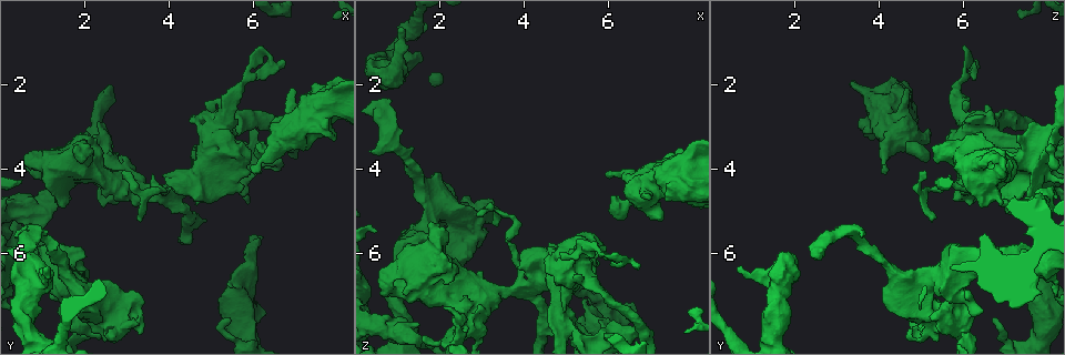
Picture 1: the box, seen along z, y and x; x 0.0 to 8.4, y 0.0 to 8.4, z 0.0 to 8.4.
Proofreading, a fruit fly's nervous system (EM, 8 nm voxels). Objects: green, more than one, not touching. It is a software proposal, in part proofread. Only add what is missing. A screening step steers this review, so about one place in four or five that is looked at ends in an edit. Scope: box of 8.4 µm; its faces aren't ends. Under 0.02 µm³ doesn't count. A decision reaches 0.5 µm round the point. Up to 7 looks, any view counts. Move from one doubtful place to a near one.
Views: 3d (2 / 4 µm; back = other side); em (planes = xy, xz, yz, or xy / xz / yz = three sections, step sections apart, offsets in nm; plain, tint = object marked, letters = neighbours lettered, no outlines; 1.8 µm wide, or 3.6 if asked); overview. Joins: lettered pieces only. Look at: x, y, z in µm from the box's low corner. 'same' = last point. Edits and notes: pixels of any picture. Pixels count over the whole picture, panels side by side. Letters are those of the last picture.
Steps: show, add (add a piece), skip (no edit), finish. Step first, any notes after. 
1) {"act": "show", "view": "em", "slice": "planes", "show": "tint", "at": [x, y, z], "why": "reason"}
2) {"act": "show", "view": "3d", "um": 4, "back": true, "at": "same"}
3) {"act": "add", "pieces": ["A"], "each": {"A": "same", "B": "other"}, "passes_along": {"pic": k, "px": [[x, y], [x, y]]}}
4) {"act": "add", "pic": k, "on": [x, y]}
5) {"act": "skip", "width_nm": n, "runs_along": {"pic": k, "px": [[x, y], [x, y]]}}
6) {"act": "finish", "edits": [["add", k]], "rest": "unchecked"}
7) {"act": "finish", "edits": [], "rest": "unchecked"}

{"act": "show", "view": "em", "slice": "planes", "show": "letters", "at": [2.65, 7.90, 4.75], "why": "touches itself"}

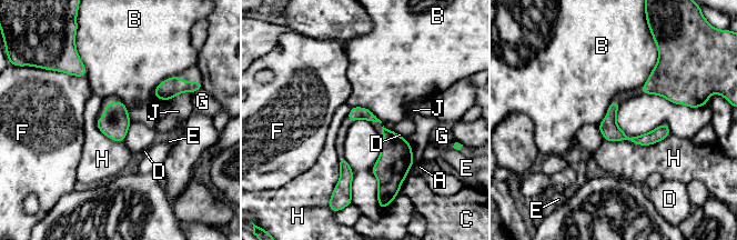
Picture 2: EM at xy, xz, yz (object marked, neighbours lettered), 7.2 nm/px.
{"act": "skip", "each": {"A": "other", "B": "other", "C": "other", "D": "other", "E": "other", "F": "other", "G": "other", "H": "other", "J": "other"}, "runs_along": {"pic": 2, "px": [[602, 126], [629, 139], [666, 132]]}, "found": "none of them fits"}

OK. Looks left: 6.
{"act": "show", "view": "em", "slice": "xy", "step": 8, "show": "tint", "at": [1.15, 6.40, 0.65], "why": "an open end"}

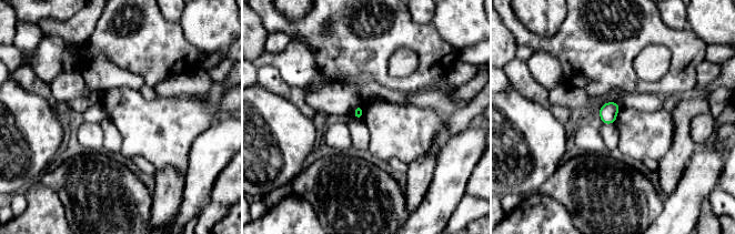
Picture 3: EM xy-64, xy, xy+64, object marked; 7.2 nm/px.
{"act": "show", "view": "em", "slice": "planes", "show": "letters", "at": "same", "why": "another direction"}

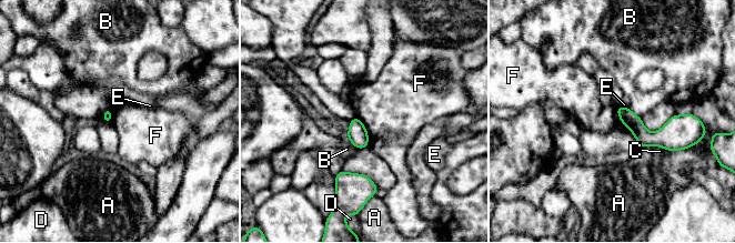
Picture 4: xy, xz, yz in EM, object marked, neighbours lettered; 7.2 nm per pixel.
{"act": "skip", "longest_contact_nm": ["F", 240], "each": {"A": "other", "B": "other", "C": "other", "D": "other", "E": "other", "F": "other"}, "found": "none of them fits"}

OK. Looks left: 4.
{"act": "show", "view": "em", "slice": "planes", "show": "plain", "at": [5.30, 2.65, 5.85], "why": "sudden change in width"}

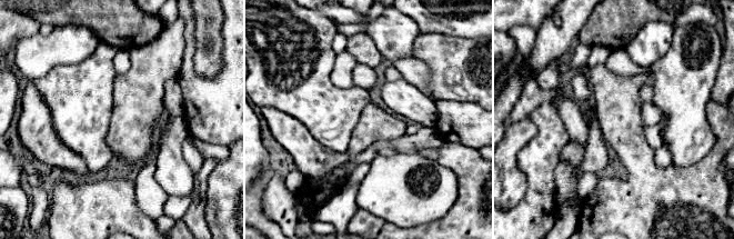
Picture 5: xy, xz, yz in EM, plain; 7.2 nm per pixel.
{"act": "show", "view": "em", "slice": "planes", "show": "tint", "at": "same", "why": "with the object marked"}

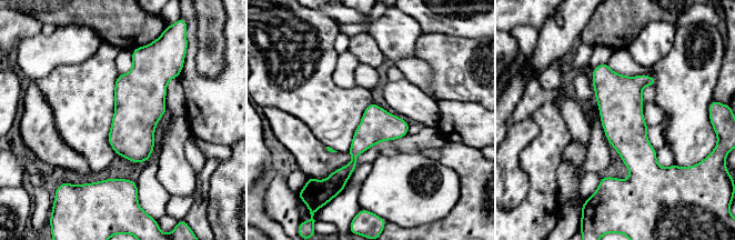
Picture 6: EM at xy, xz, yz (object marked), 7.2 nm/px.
{"act": "show", "view": "em", "slice": "planes", "show": "letters", "at": "same", "why": "see the neighbours"}

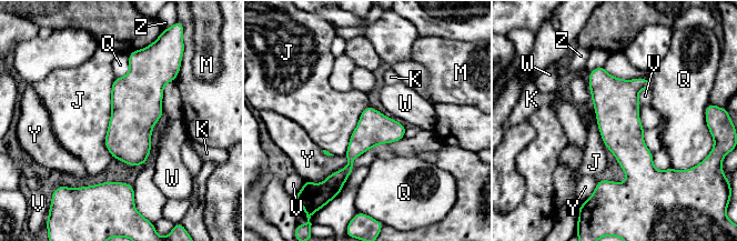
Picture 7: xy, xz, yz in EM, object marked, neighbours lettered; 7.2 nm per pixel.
{"act": "skip", "width_nm": 240, "each": {"J": "other", "K": "other", "M": "other", "Q": "other", "V": "other", "W": "other", "Y": "other", "Z": "other"}, "runs_along": {"pic": 7, "px": [[601, 69], [631, 151], [631, 179], [611, 191]]}, "found": "none of them fits"}

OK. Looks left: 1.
{"act": "finish", "edits": [], "rest": "unchecked"}

